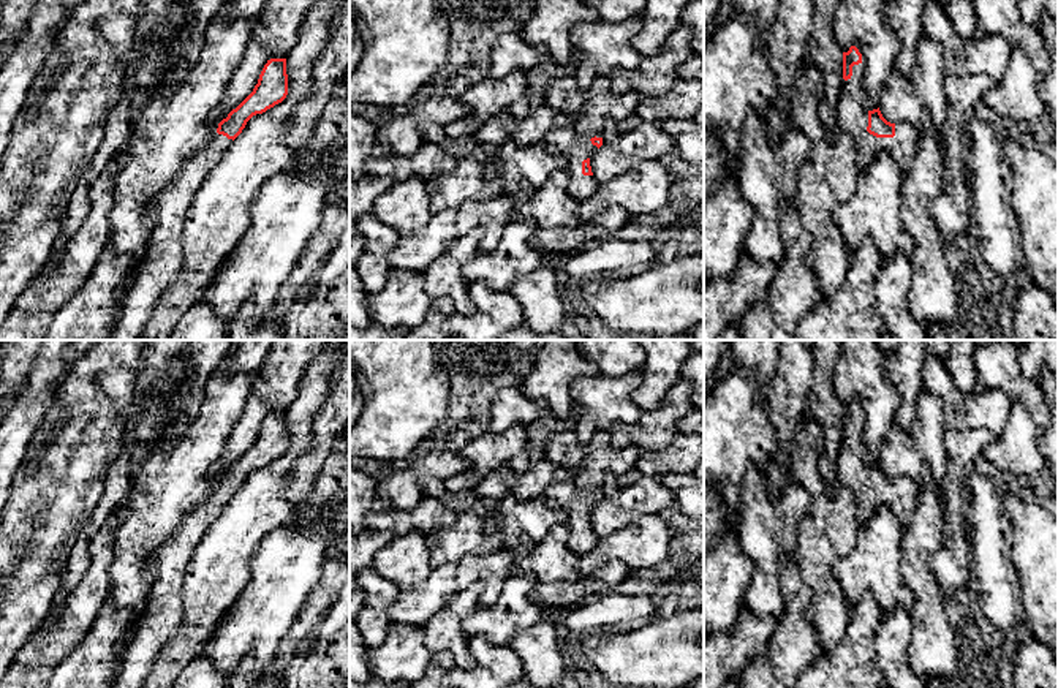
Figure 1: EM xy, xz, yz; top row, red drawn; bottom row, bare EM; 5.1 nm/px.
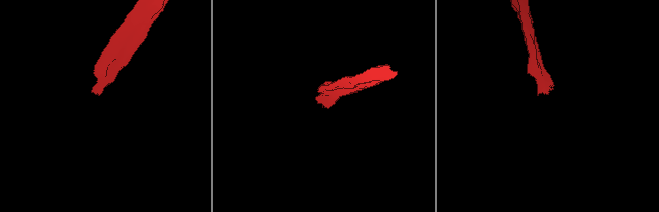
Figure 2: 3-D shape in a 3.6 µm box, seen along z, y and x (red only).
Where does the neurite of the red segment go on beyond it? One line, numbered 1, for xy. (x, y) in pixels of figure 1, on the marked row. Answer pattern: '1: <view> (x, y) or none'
1: xy (160, 266)

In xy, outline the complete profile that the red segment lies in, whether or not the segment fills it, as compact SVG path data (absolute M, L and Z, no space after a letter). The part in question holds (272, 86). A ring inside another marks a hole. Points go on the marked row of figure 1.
M270 59L253 92L218 123L217 133L212 134L207 146L180 166L174 180L158 196L155 226L109 340L138 340L141 337L157 301L179 278L183 266L182 236L187 214L198 190L247 122L282 103L286 95L286 59Z

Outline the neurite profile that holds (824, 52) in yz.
M813 0L814 27L808 41L811 63L822 76L821 120L829 130L838 127L837 106L843 90L843 51L840 49L833 22L840 0Z

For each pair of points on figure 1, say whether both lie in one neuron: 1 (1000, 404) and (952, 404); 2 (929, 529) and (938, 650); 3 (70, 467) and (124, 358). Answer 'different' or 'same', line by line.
1: same
2: same
3: same

